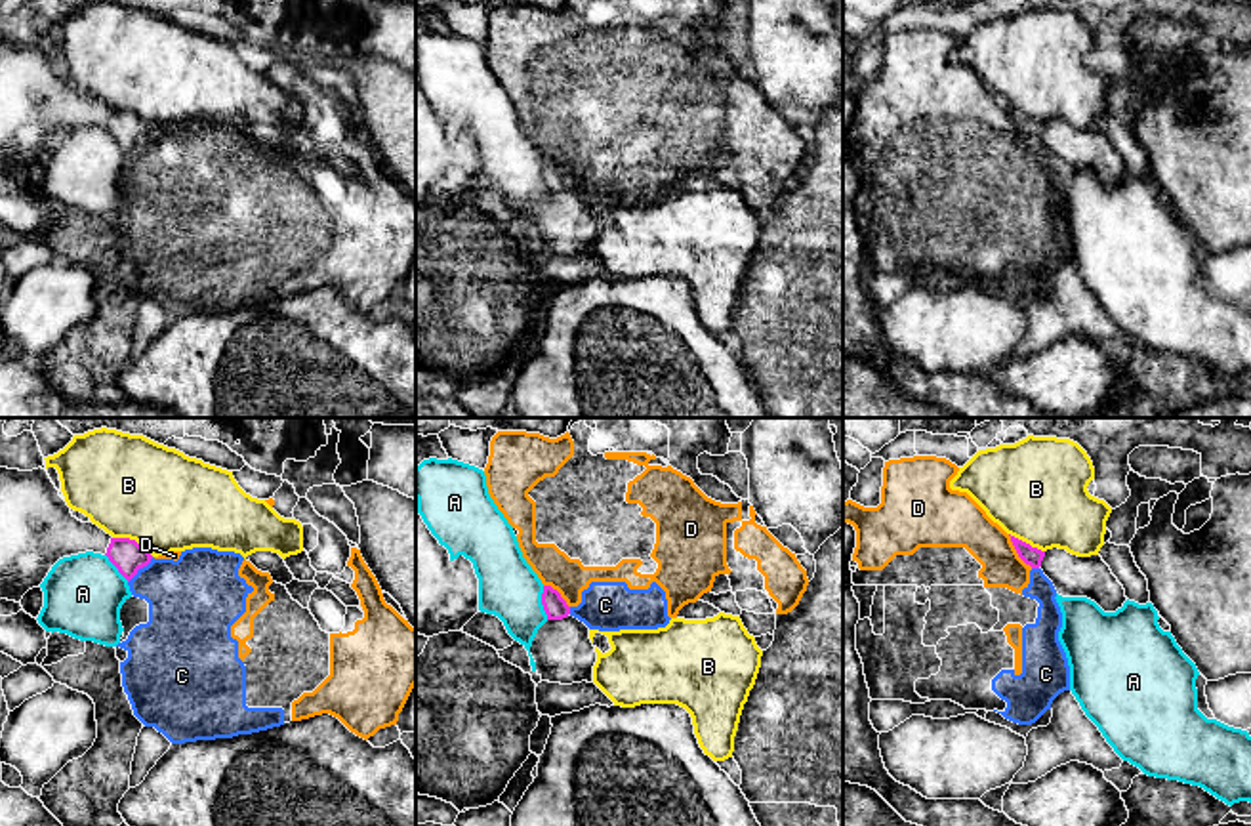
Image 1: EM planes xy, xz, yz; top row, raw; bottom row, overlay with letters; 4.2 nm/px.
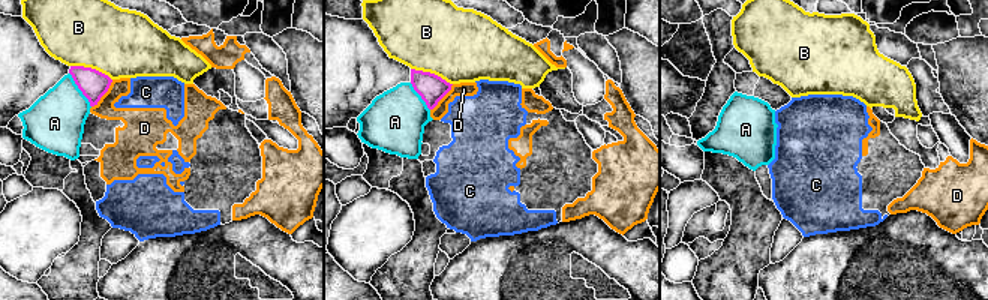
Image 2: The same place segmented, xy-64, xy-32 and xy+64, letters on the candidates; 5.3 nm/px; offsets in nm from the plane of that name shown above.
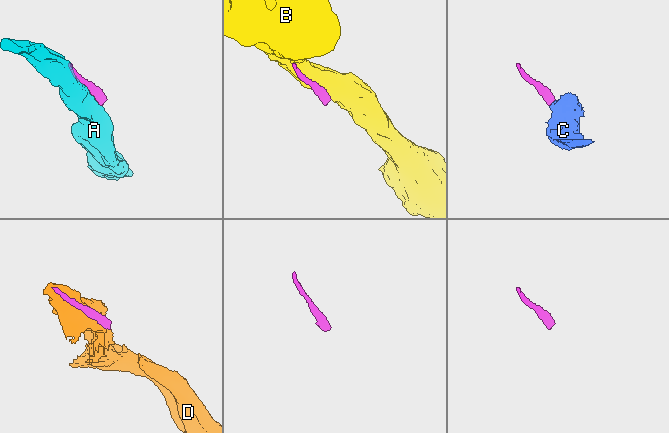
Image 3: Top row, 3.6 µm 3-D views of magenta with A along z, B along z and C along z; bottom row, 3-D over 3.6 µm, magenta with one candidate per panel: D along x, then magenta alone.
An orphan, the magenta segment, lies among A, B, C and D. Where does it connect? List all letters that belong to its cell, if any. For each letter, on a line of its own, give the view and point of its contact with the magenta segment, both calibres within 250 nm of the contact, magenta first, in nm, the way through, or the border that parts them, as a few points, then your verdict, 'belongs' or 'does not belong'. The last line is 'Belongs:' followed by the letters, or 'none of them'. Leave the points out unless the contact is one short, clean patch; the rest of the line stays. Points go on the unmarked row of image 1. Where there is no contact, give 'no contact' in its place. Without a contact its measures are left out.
A: meets magenta in xz at (542, 176); 100 nm thick on the magenta side, 260 nm on the other; does not belong
B: meets magenta in xy at (134, 113); 140 nm thick on the magenta side, 420 nm on the other; does not belong
C: meets magenta in xy at (140, 140); 140 nm thick on the magenta side, 360 nm on the other; border along xy (153, 130), (128, 155); does not belong
D: meets magenta in yz at (1017, 124); 80 nm thick on the magenta side, 190 nm on the other; does not belong
Belongs: none of them

